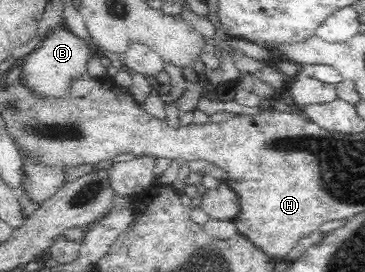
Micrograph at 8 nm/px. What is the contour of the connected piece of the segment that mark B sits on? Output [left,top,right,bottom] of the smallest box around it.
[22,25,95,96]

